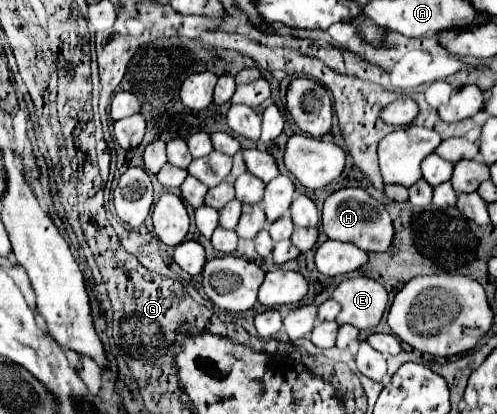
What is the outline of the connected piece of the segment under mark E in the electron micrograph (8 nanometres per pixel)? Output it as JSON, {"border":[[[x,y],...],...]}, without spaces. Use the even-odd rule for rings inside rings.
{"border":[[[348,277],[334,289],[332,299],[342,307],[336,317],[340,325],[350,323],[360,331],[370,331],[384,315],[388,291],[370,277]]]}

